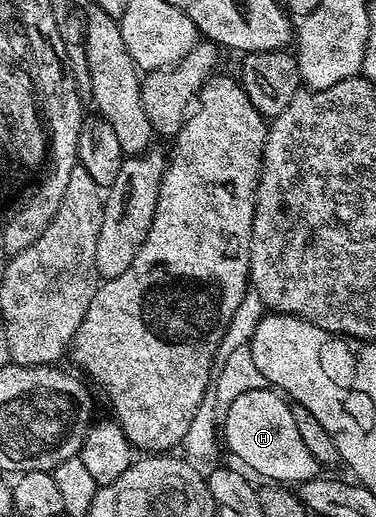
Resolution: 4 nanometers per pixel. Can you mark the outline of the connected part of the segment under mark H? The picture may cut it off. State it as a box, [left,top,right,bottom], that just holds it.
[222,388,317,484]

